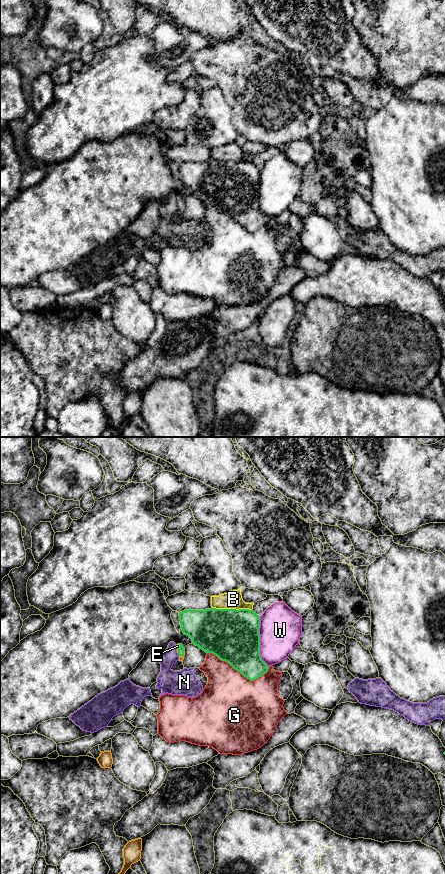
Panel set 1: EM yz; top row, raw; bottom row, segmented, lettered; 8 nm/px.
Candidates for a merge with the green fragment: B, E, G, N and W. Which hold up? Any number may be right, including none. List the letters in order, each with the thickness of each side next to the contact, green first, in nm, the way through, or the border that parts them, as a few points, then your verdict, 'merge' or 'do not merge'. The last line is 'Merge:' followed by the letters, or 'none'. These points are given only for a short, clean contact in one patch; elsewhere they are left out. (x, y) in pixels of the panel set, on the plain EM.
B: 420/140 nm | do not merge
E: 50/30 nm | across yz (181, 201), (178, 200), (177, 198) | merge
G: 380/460 nm | do not merge
N: 50/200 nm | do not merge
W: 420/340 nm | do not merge
Merge: E

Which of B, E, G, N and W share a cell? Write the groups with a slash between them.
B / E / G / N / W

